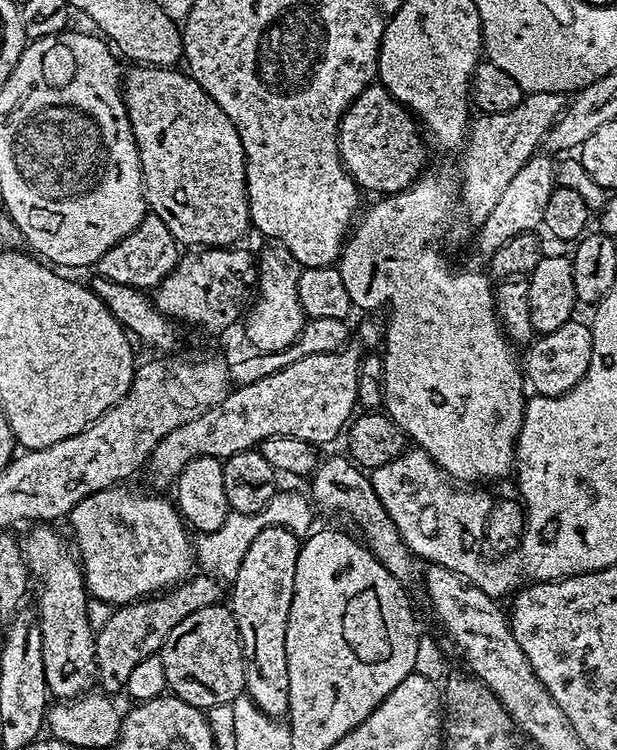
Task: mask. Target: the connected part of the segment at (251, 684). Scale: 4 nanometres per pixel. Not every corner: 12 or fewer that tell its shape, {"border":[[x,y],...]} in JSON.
{"border":[[268,525],[229,605],[245,693],[287,717],[286,622],[301,537]]}

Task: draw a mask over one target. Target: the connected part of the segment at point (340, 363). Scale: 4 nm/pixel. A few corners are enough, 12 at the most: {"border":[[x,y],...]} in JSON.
{"border":[[364,322],[339,350],[233,387],[150,455],[169,487],[194,458],[268,437],[317,446],[358,406],[360,364],[383,336]]}

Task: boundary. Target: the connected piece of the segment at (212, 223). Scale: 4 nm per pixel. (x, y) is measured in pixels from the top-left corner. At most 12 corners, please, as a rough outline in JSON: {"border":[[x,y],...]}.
{"border":[[187,71],[122,95],[144,203],[177,245],[249,231],[242,138]]}

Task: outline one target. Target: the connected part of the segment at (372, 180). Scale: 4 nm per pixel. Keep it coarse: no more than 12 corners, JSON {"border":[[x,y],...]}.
{"border":[[373,82],[340,119],[340,157],[365,193],[427,169],[421,125]]}

